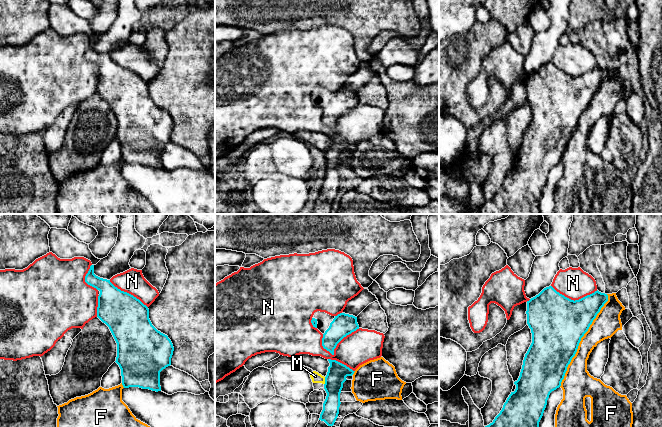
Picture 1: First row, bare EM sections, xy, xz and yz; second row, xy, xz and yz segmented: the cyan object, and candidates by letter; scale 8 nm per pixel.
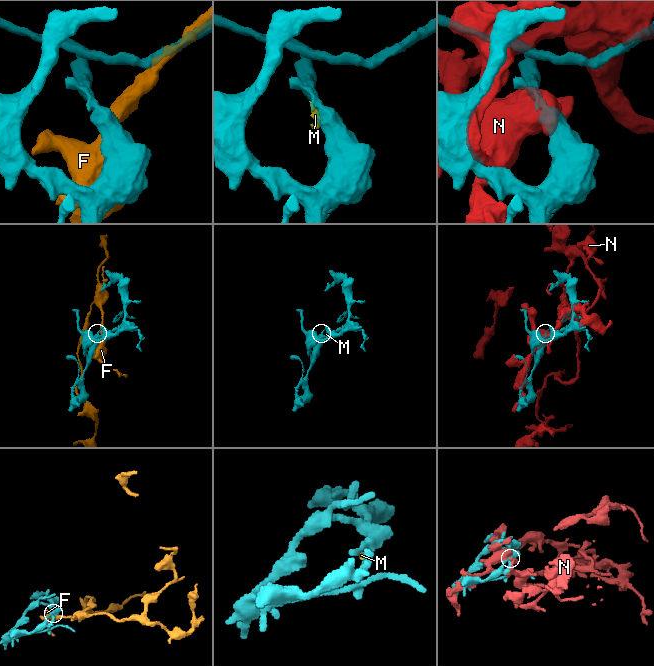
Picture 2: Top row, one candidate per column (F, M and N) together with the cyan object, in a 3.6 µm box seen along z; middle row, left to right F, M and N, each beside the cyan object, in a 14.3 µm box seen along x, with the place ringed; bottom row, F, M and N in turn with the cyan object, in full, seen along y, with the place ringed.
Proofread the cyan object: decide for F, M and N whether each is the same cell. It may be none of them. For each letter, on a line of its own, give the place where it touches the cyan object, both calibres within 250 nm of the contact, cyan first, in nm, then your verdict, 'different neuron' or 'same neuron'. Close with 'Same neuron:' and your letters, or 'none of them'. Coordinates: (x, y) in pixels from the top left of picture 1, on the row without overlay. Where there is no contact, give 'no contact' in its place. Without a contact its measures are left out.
F: contact yz (580, 116); calibres 440 and 200 nm; different neuron
M: contact xz (325, 157); calibres 160 and 80 nm; different neuron
N: contact xz (337, 119); calibres 180 and 260 nm; different neuron
Same neuron: none of them

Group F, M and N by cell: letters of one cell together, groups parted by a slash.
F / M / N

